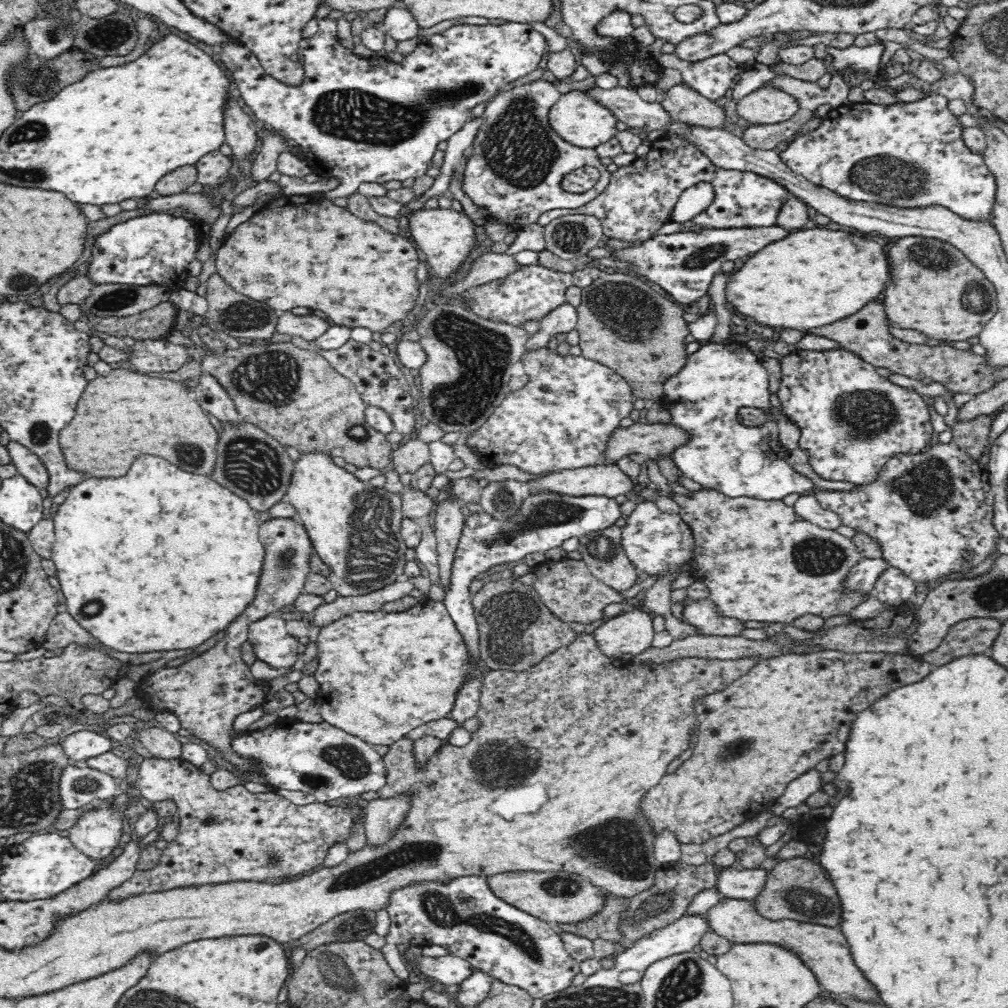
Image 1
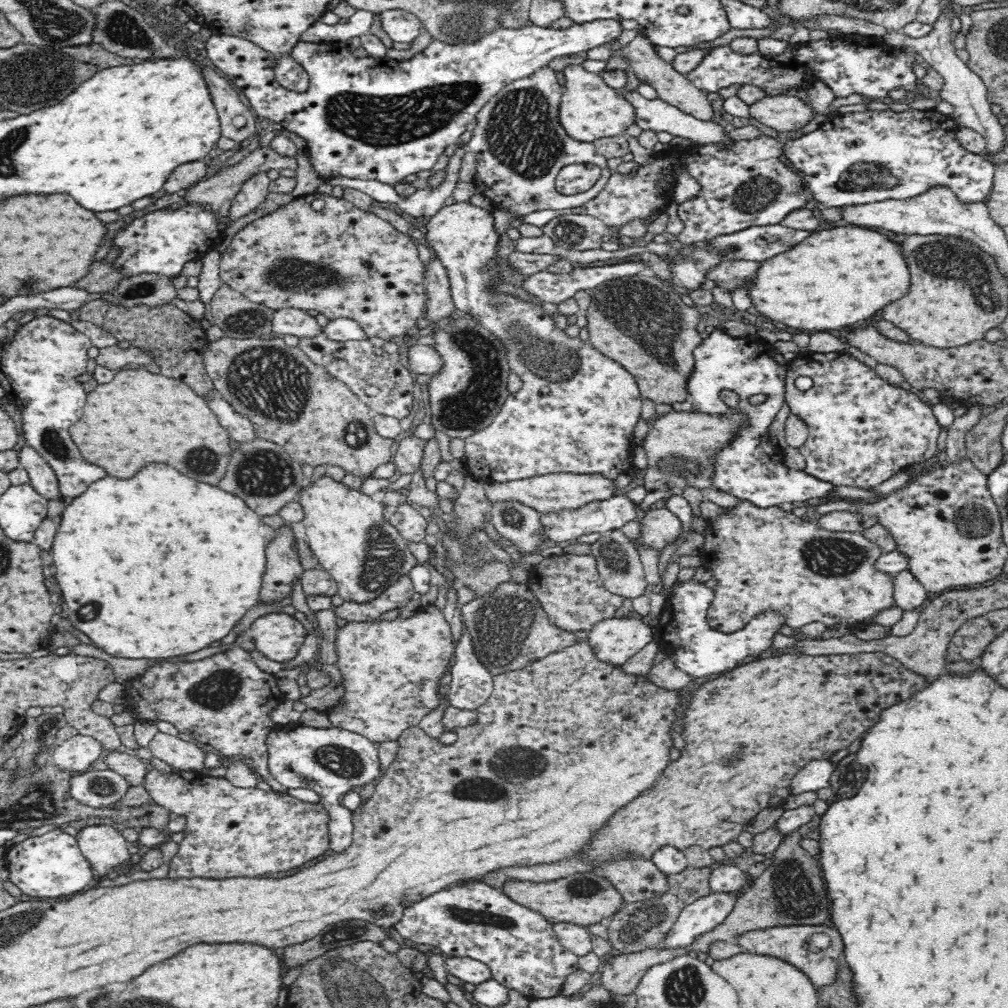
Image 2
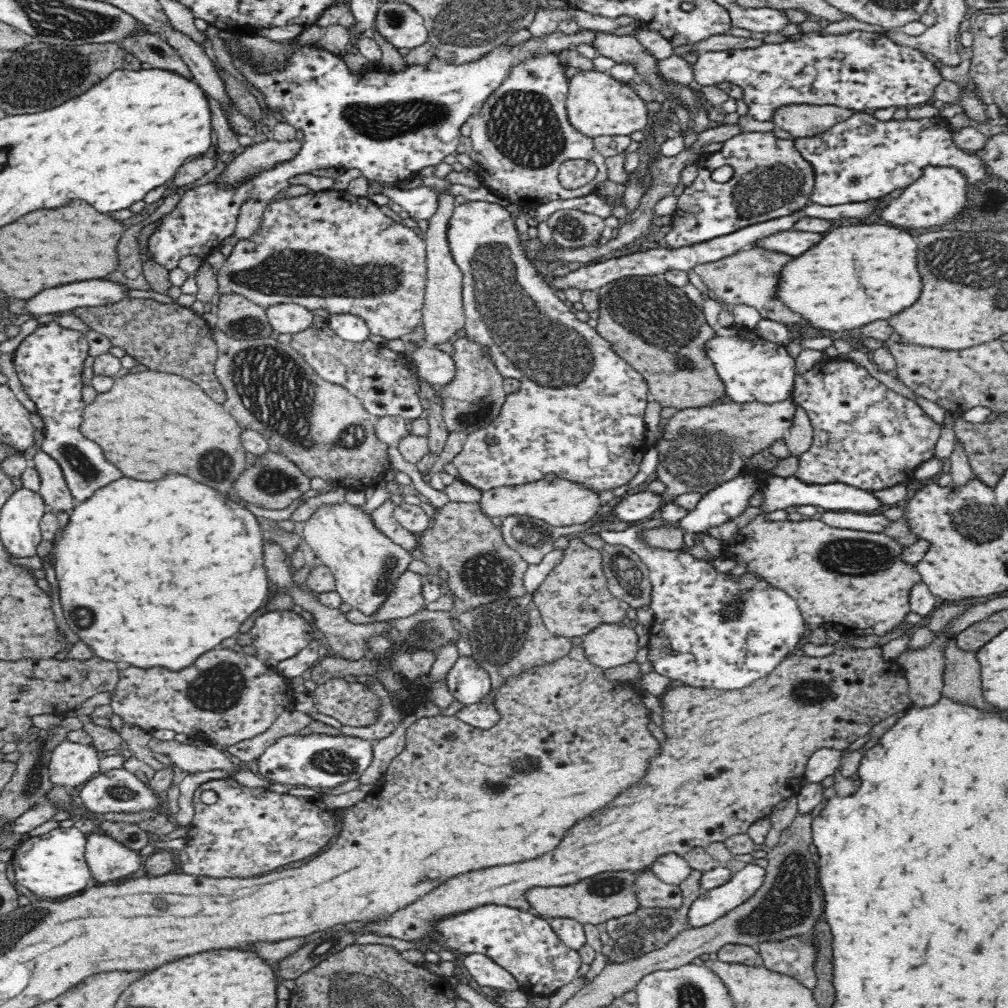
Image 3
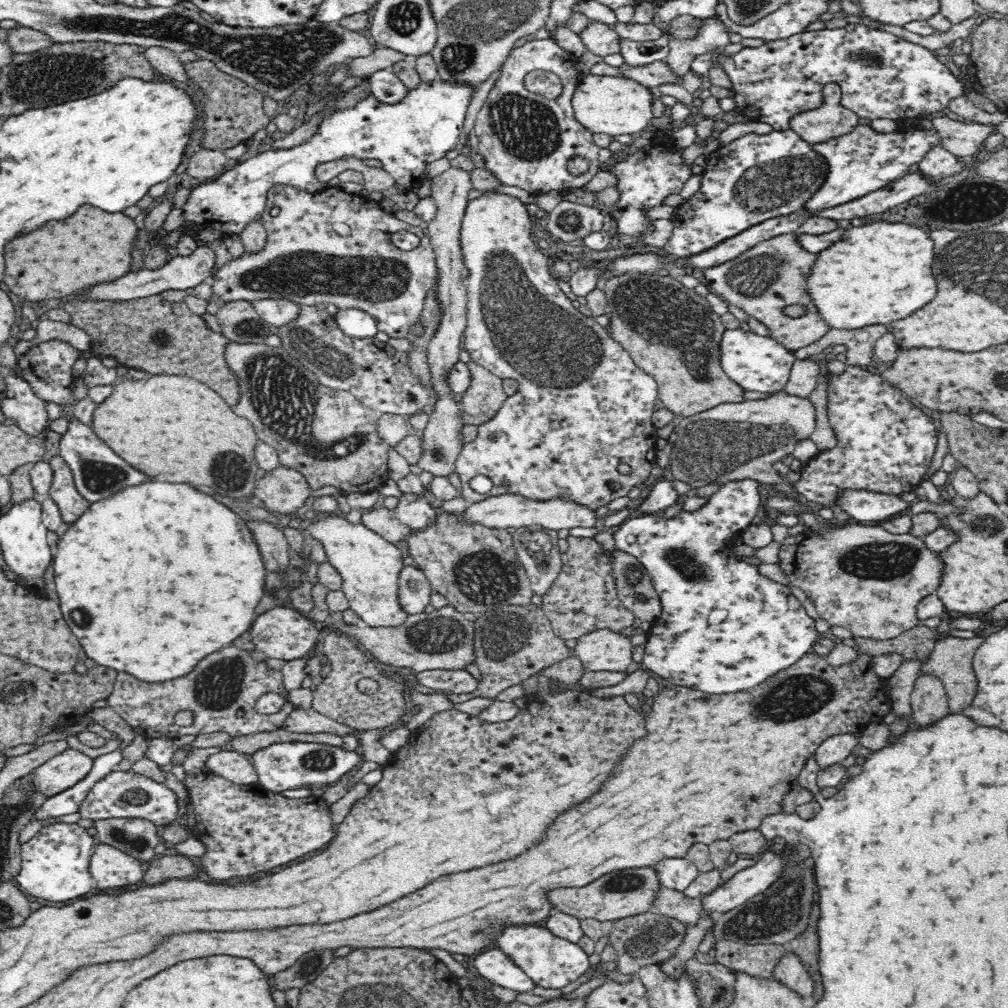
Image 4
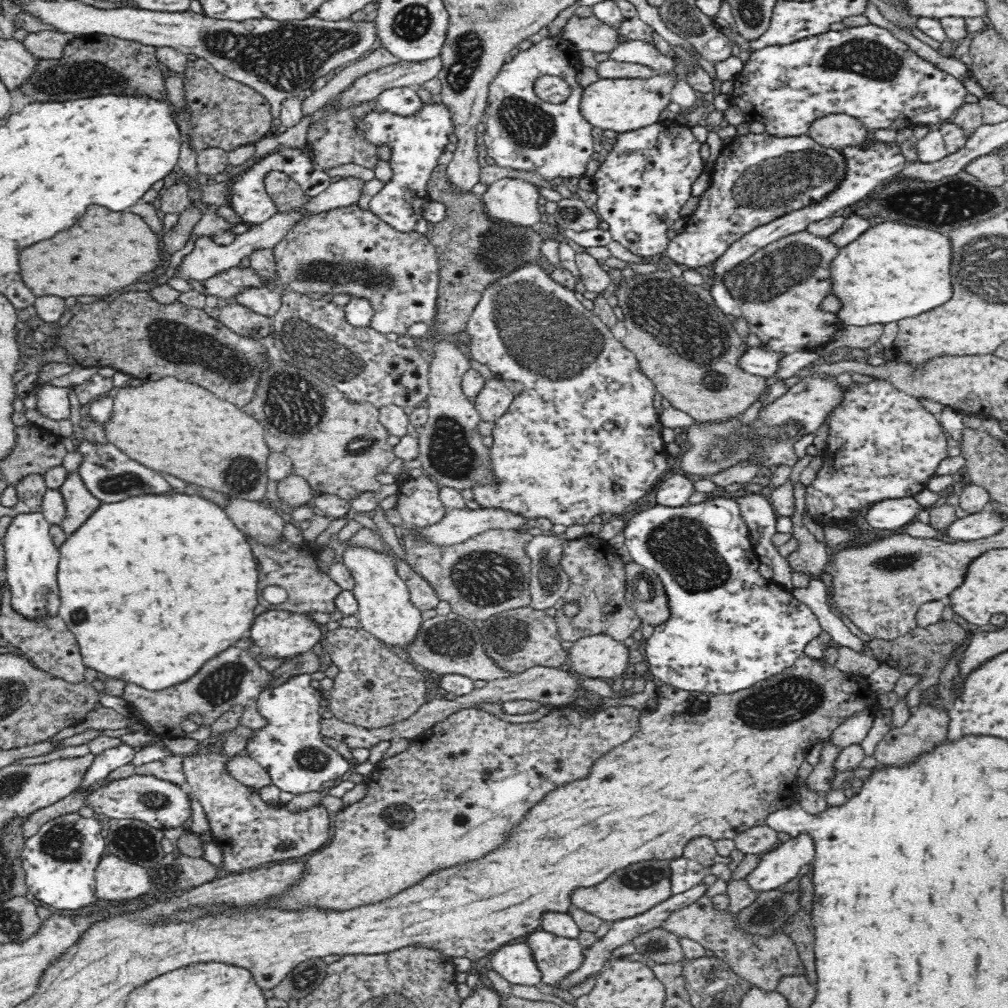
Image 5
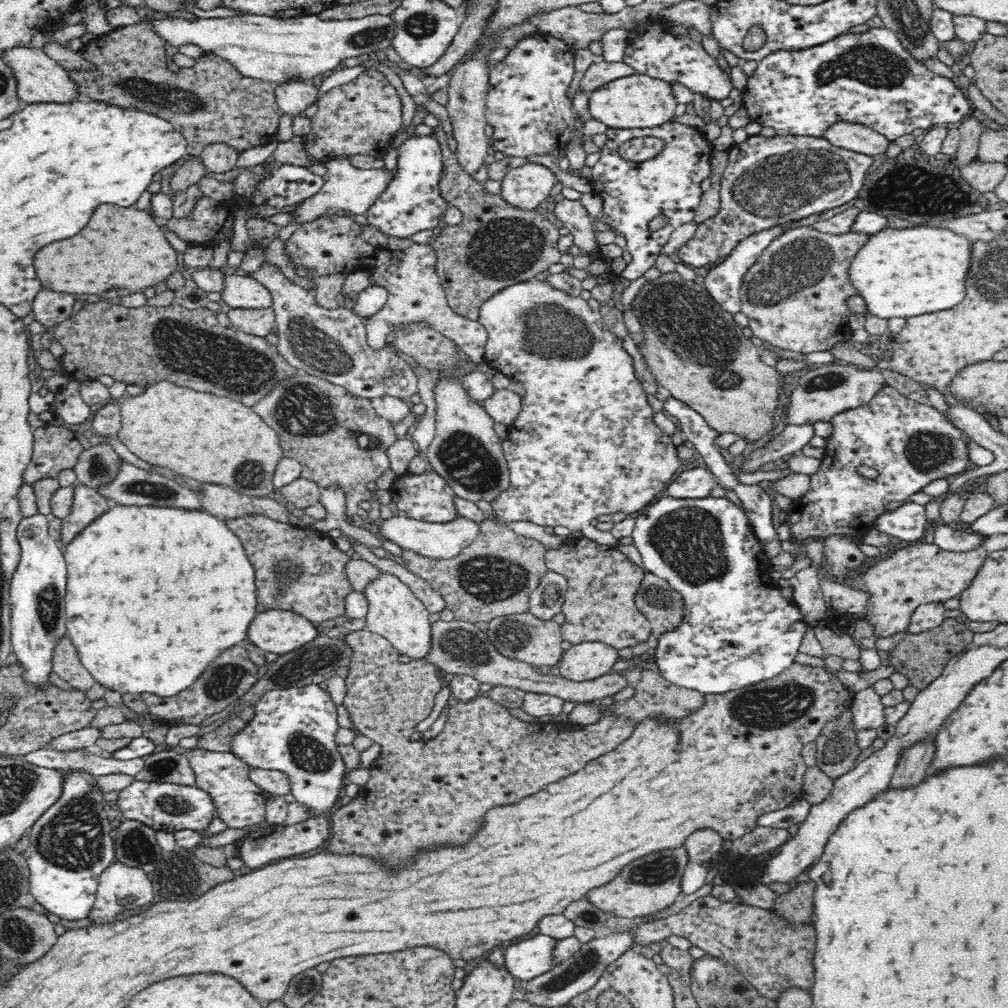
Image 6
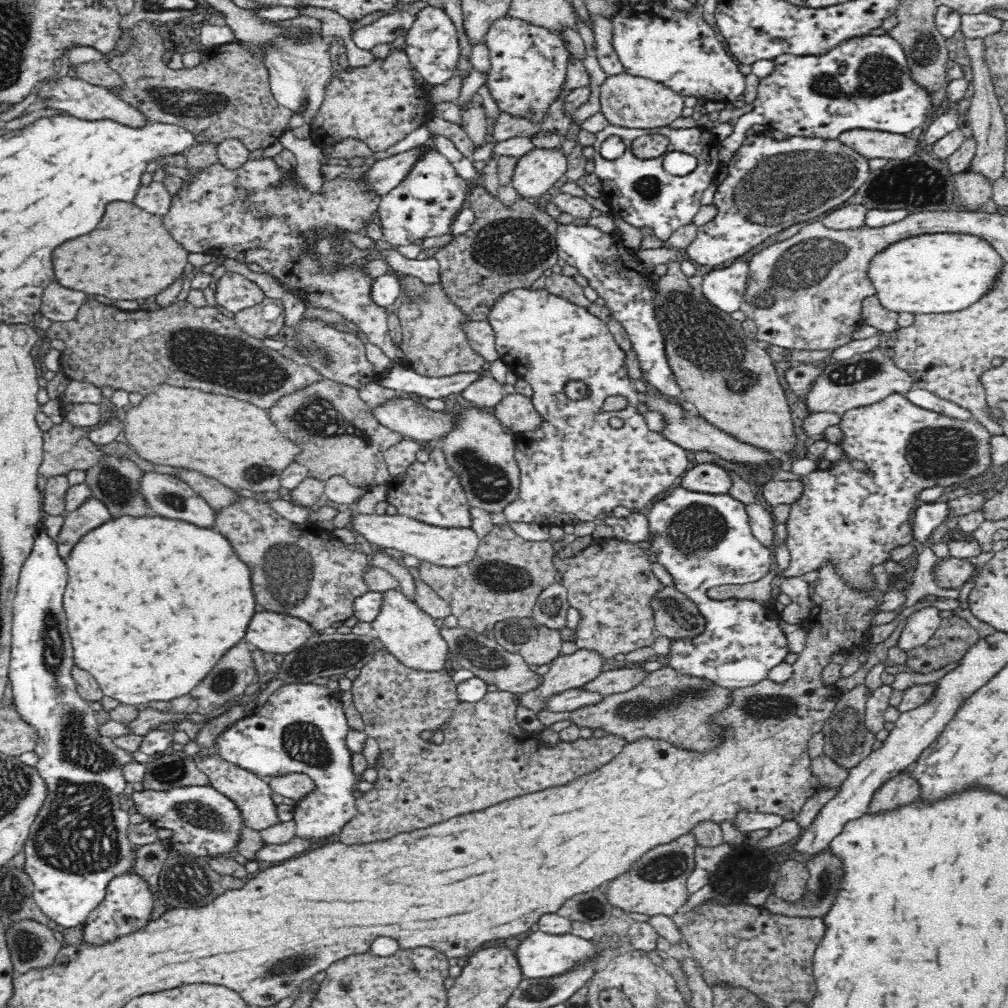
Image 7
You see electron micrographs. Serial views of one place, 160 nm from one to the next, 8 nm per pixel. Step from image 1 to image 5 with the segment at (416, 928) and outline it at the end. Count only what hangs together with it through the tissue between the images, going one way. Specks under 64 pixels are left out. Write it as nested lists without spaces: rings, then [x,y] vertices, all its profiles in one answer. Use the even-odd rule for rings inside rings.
[[[540,929],[521,940],[532,945],[543,983],[557,983],[584,960],[584,947],[577,938],[559,937]]]

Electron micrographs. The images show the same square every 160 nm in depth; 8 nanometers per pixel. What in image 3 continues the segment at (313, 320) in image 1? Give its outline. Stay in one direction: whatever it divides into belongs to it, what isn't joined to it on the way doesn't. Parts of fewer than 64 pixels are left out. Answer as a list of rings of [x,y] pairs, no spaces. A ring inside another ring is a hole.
[[[276,303],[265,308],[273,330],[281,334],[296,334],[313,323],[313,311],[296,303]]]

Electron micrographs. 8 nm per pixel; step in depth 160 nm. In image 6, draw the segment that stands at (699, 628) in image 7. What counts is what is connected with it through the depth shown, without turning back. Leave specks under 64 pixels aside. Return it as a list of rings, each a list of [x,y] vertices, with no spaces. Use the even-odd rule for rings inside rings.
[[[646,571],[636,606],[648,617],[656,636],[674,632],[686,616],[684,597],[668,581]]]

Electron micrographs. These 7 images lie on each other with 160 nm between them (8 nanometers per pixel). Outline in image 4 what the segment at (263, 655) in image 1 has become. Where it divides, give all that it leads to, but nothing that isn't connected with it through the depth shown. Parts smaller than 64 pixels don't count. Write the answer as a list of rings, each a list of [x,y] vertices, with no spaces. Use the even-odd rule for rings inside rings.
[[[276,607],[260,614],[250,630],[252,642],[268,658],[291,661],[305,658],[316,652],[320,645],[321,633],[314,622],[305,614],[290,607]]]

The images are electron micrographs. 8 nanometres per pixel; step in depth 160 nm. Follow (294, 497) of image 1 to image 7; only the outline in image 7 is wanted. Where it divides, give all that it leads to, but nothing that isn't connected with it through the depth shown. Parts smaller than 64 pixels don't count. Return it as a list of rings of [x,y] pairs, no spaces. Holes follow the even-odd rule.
[[[399,589],[382,592],[382,595],[382,612],[370,624],[373,635],[381,640],[386,651],[416,672],[447,672],[450,645],[434,623],[434,618],[424,614],[422,609],[418,608],[414,601],[408,600]]]

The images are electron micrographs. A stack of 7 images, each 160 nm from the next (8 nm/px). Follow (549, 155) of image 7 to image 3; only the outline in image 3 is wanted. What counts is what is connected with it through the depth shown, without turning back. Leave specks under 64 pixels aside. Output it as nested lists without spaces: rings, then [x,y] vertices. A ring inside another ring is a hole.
[[[466,200],[451,219],[449,242],[464,276],[466,339],[480,347],[482,355],[493,362],[503,378],[521,381],[521,389],[505,398],[498,416],[484,428],[469,433],[462,450],[451,460],[461,481],[481,493],[499,487],[532,485],[549,473],[596,495],[629,484],[649,448],[645,443],[644,412],[651,394],[644,375],[622,359],[598,329],[580,322],[576,312],[570,312],[556,296],[556,290],[546,284],[546,278],[526,254],[508,208],[494,202]],[[488,436],[496,438],[496,444],[490,445]]]

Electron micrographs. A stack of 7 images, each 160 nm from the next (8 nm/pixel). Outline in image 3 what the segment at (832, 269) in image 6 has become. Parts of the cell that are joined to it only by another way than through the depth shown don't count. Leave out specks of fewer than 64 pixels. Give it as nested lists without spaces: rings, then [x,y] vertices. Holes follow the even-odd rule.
[[[753,245],[733,256],[696,266],[693,271],[724,303],[733,306],[746,304],[756,308],[763,319],[781,322],[789,330],[790,335],[794,334],[792,341],[799,341],[802,336],[806,336],[806,328],[810,326],[810,322],[802,314],[790,310],[790,307],[778,297],[778,286],[781,284],[778,274],[782,274],[782,268],[792,260],[794,256],[790,254]]]

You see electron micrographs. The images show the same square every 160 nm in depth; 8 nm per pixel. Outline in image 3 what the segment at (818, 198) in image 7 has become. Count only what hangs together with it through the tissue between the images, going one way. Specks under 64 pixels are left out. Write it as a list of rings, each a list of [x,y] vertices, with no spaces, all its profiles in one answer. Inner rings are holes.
[[[745,132],[722,142],[720,150],[702,154],[696,164],[698,176],[685,187],[672,215],[672,228],[666,234],[668,249],[700,245],[733,234],[748,226],[790,216],[808,206],[814,188],[814,165],[802,157],[796,141],[778,138],[773,132]],[[730,166],[734,174],[727,182],[716,182],[712,172]]]

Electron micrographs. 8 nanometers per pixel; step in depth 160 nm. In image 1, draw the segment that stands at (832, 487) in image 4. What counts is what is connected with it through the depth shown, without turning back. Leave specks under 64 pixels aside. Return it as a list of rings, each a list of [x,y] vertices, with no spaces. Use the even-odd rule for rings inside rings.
[[[846,349],[828,350],[825,352],[796,350],[782,358],[780,364],[782,376],[781,384],[777,392],[780,409],[776,409],[775,415],[770,415],[764,414],[759,408],[740,408],[738,420],[744,425],[752,426],[760,424],[770,417],[774,417],[778,420],[778,414],[780,414],[780,412],[788,414],[788,417],[798,423],[798,427],[802,429],[799,448],[806,453],[806,456],[810,459],[812,470],[819,478],[834,482],[850,482],[857,487],[864,487],[865,485],[873,484],[879,478],[878,474],[882,473],[884,465],[886,465],[886,462],[890,461],[890,458],[894,458],[894,456],[898,454],[920,454],[920,452],[923,452],[935,444],[936,433],[934,429],[932,429],[932,424],[930,423],[932,422],[932,416],[930,416],[930,410],[928,410],[928,403],[922,398],[922,395],[918,393],[918,391],[892,384],[887,378],[878,374],[874,365],[864,361],[864,359],[860,358],[856,353],[852,353]]]

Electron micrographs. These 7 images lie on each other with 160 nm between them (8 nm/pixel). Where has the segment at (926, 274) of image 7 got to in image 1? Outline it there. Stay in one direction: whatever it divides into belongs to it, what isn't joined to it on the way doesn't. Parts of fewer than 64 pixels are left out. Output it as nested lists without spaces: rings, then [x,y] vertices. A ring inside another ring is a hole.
[[[809,225],[796,234],[790,234],[786,242],[778,242],[778,246],[770,246],[758,254],[758,258],[750,260],[740,272],[729,274],[726,286],[726,300],[737,312],[756,318],[766,326],[782,326],[796,330],[818,329],[850,318],[860,312],[870,302],[878,300],[880,294],[892,280],[892,268],[888,262],[888,254],[882,244],[856,236],[844,230],[832,230],[828,226]]]

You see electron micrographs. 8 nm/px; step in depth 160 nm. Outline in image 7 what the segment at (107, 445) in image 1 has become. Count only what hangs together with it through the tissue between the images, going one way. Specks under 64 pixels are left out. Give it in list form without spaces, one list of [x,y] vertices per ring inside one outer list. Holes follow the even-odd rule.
[[[160,383],[152,394],[145,396],[140,404],[132,405],[126,412],[123,433],[142,459],[156,464],[194,468],[232,490],[258,496],[265,492],[281,492],[282,472],[302,453],[298,443],[286,438],[276,428],[266,410],[230,396],[206,394],[202,390],[164,383]]]

